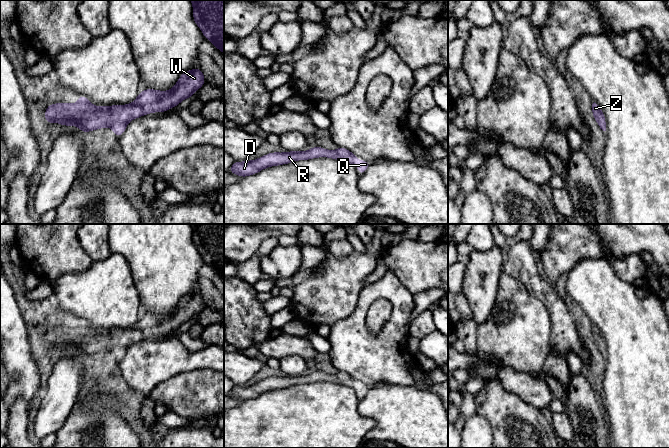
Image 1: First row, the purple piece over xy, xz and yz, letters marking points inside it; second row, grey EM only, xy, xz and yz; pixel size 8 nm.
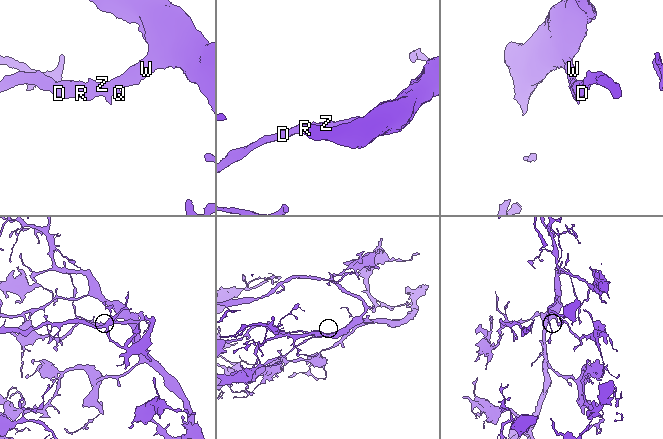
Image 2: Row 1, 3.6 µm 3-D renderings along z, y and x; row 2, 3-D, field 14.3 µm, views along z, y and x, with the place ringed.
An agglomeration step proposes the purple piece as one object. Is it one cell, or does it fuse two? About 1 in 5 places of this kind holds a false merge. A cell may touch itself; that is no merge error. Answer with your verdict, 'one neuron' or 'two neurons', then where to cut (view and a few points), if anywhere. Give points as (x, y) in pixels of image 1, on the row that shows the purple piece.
one neuron; no cut

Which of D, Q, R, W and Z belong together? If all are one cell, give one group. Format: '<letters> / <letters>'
D Q R W Z

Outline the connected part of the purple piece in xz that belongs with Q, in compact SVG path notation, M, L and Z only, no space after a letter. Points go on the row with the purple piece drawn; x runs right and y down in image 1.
M315 146L308 151L286 151L285 153L272 152L252 161L235 161L229 169L229 172L243 178L256 174L267 167L289 164L297 160L309 160L316 157L327 157L349 162L360 169L360 171L357 172L359 176L363 175L370 165L364 159L359 162L358 157L354 156L352 152L346 148L338 146L336 150L331 151Z

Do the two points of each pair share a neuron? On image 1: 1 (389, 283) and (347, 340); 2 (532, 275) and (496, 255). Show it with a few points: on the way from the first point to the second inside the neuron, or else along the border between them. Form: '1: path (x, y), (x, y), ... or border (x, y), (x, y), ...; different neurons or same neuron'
1: path (374, 293), (363, 304), (355, 325); same neuron
2: border (505, 254), (502, 271); different neurons

